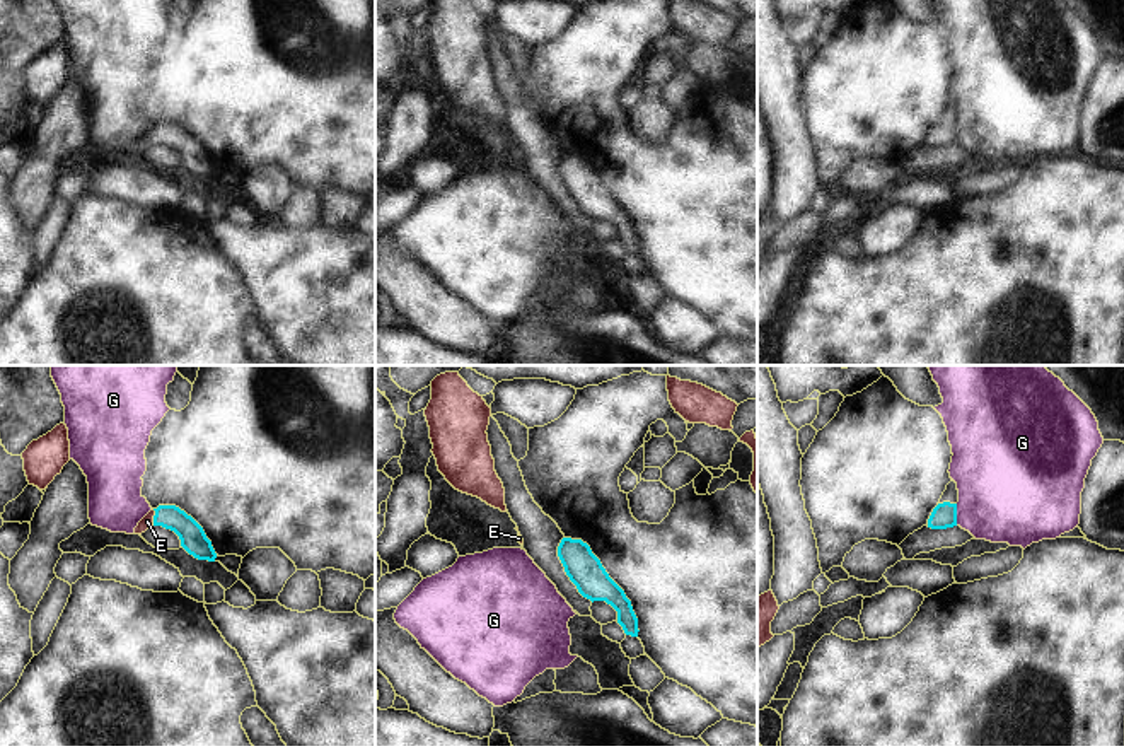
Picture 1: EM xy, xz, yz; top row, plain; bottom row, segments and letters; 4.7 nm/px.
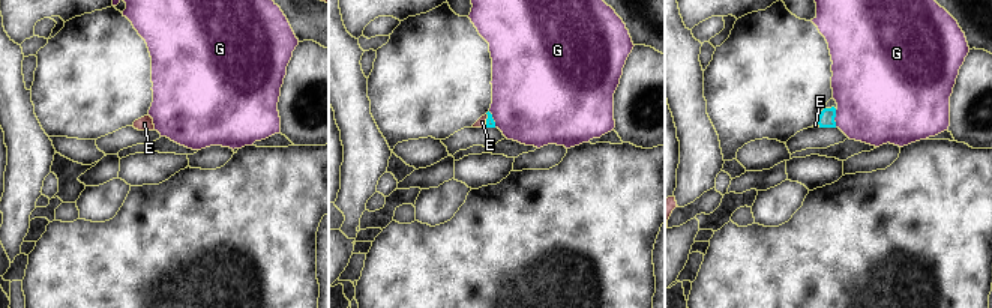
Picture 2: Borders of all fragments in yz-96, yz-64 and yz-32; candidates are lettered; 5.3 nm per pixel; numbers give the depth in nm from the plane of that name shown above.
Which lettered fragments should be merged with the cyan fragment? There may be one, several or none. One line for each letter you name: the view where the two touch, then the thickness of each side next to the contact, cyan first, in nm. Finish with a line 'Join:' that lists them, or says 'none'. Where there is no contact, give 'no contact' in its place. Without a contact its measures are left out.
E: xy | 120/60 nm
Join: E

